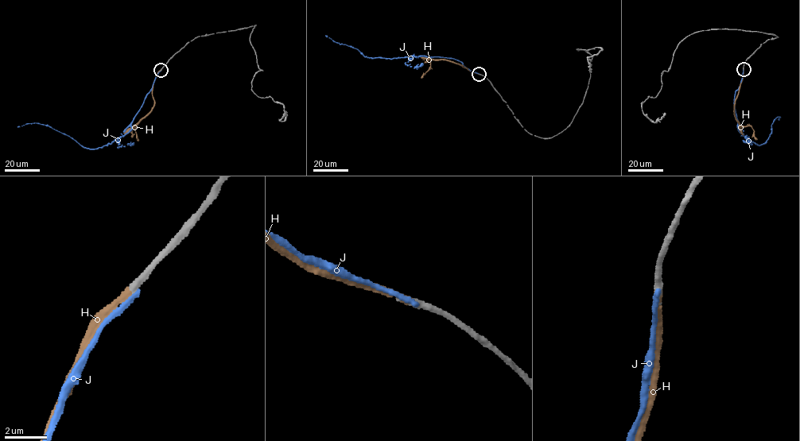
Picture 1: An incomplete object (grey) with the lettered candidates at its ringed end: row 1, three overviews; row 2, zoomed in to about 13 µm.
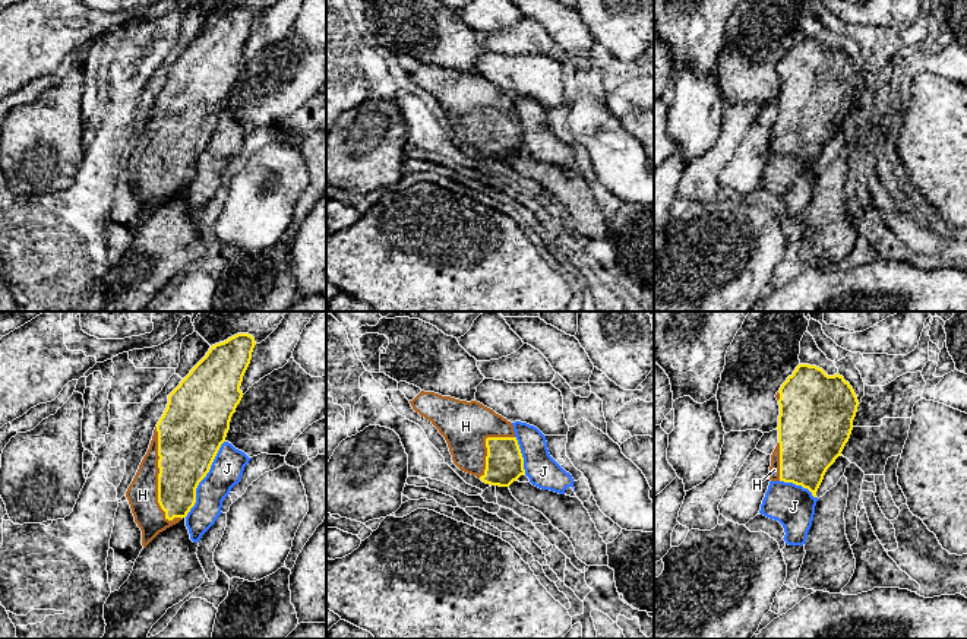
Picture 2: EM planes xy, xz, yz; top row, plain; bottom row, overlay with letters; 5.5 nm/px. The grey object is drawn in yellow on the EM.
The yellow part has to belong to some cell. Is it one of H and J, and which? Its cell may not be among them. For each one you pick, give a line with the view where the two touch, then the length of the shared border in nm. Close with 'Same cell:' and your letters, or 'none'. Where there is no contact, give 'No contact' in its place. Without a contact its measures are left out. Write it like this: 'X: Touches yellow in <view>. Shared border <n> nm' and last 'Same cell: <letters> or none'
H: Touches yellow in xy. Shared border 550 nm
Same cell: H

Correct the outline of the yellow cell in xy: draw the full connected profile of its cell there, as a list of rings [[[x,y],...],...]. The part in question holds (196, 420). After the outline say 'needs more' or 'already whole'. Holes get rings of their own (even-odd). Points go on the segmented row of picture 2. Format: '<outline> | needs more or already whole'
[[[237,333],[209,348],[168,395],[146,455],[126,491],[135,522],[142,531],[143,548],[162,531],[178,523],[196,503],[196,488],[225,442],[230,421],[243,398],[243,376],[256,342],[249,333]]] | needs more

